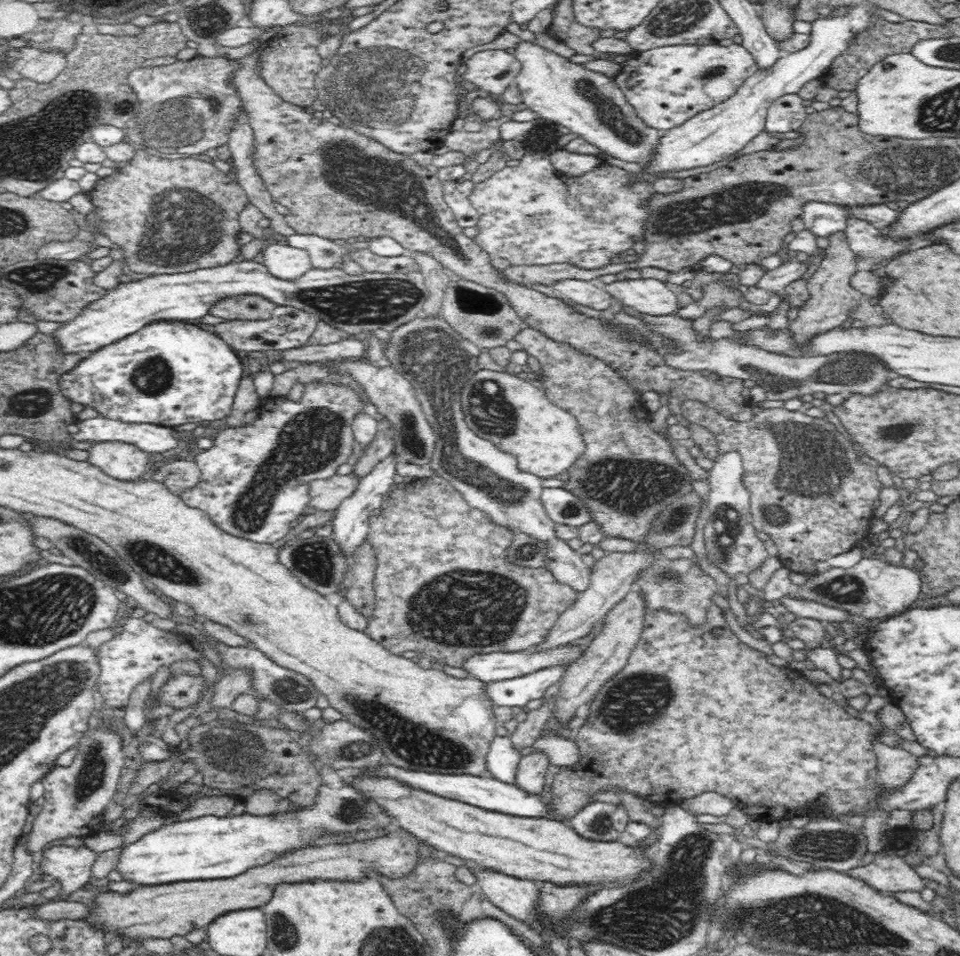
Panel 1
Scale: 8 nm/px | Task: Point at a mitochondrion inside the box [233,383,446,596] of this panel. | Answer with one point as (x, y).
(313, 560)

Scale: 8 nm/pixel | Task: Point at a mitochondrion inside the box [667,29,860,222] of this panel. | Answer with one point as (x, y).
(716, 73)

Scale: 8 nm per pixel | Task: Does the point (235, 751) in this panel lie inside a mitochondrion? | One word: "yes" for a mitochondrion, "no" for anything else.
yes

